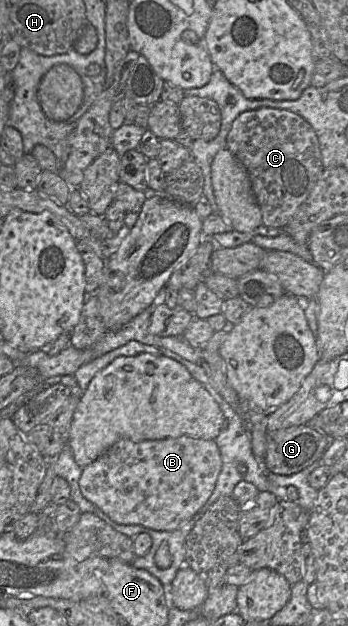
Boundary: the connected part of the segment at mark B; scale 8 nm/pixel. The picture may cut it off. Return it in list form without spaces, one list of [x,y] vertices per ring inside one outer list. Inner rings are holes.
[[[190,435],[140,442],[121,439],[94,462],[82,468],[79,486],[83,496],[116,523],[172,531],[204,506],[215,488],[221,467],[221,455],[215,440]]]

